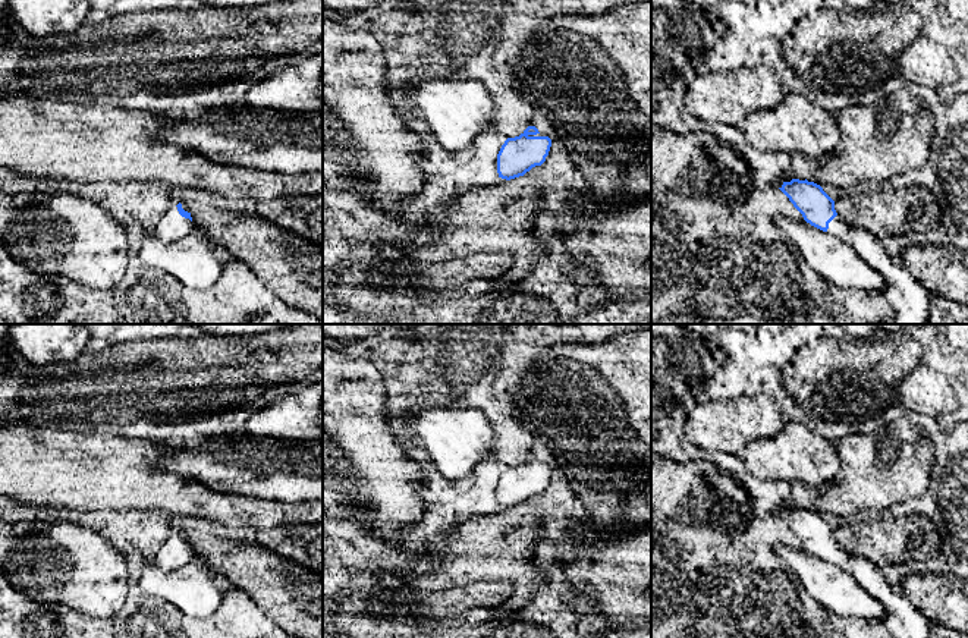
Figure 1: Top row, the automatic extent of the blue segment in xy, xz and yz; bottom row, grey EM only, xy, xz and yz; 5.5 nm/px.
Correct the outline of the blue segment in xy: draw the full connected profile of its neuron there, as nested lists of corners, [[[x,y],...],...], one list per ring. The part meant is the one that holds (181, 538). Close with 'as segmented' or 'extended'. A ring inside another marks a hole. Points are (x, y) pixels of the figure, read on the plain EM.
[[[182,532],[170,534],[154,559],[163,571],[176,571],[194,562],[195,553],[191,541],[182,537]]] | extended

